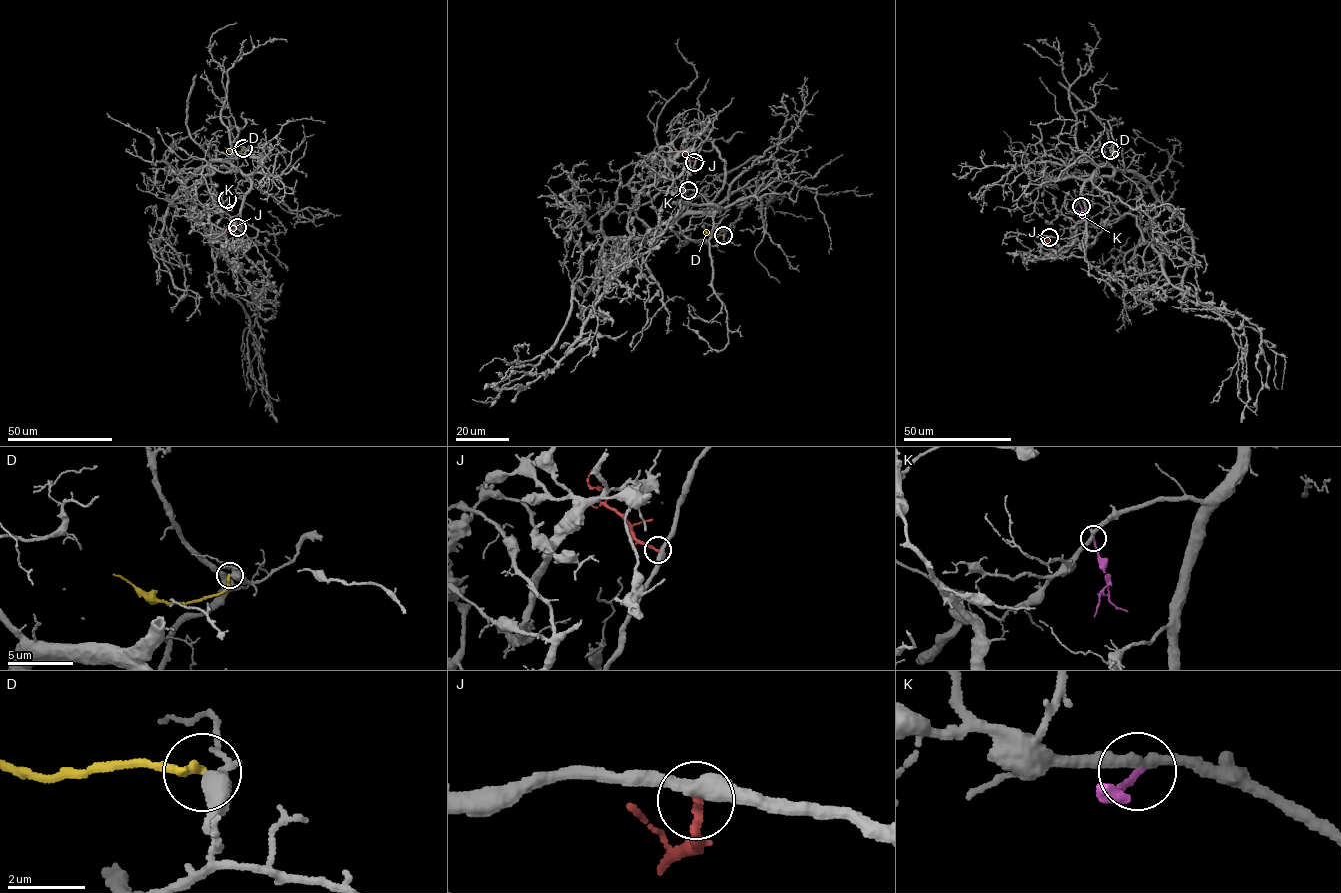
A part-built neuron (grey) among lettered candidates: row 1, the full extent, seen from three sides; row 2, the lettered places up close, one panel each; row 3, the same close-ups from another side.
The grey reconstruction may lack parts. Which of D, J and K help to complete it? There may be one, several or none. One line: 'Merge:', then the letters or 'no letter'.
Merge: no letter

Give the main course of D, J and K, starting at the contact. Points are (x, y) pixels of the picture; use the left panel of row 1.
D: (243, 148), (234, 152), (225, 147)
J: (238, 227), (223, 232)
K: (227, 199), (233, 211)

